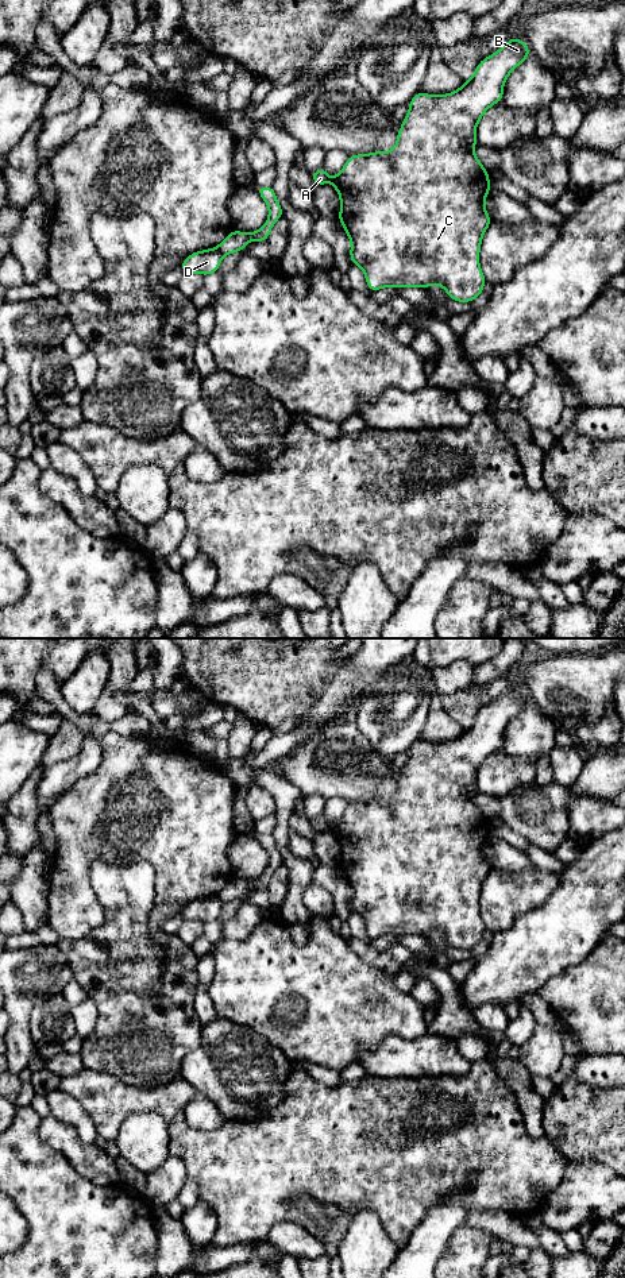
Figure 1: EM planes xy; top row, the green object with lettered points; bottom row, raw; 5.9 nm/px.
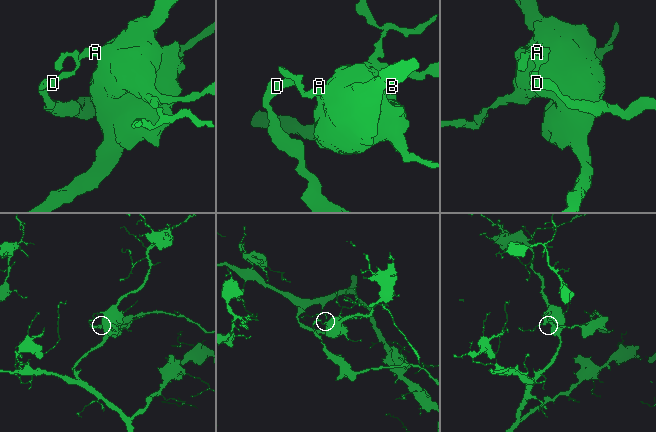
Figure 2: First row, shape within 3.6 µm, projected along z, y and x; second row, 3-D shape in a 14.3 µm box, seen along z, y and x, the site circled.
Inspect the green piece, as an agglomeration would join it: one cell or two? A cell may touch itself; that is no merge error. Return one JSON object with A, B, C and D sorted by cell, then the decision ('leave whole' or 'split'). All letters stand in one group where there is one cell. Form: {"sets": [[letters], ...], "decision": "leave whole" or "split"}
{"sets": [["A", "B", "C"], ["D"]], "decision": "split"}

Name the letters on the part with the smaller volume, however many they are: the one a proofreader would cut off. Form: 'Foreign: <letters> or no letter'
Foreign: D

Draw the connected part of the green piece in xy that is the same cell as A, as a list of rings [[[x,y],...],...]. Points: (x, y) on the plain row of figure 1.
[[[510,684],[506,692],[478,711],[471,726],[458,738],[436,744],[416,741],[393,798],[350,803],[343,818],[333,826],[324,815],[310,821],[316,834],[331,830],[339,841],[337,866],[351,888],[350,907],[364,919],[371,939],[386,934],[425,937],[440,933],[450,947],[458,950],[472,950],[483,941],[486,926],[479,914],[479,897],[482,884],[493,869],[485,856],[485,846],[491,837],[489,821],[472,799],[472,795],[479,792],[475,777],[483,761],[502,749],[508,723],[529,703],[531,698],[524,687]]]

